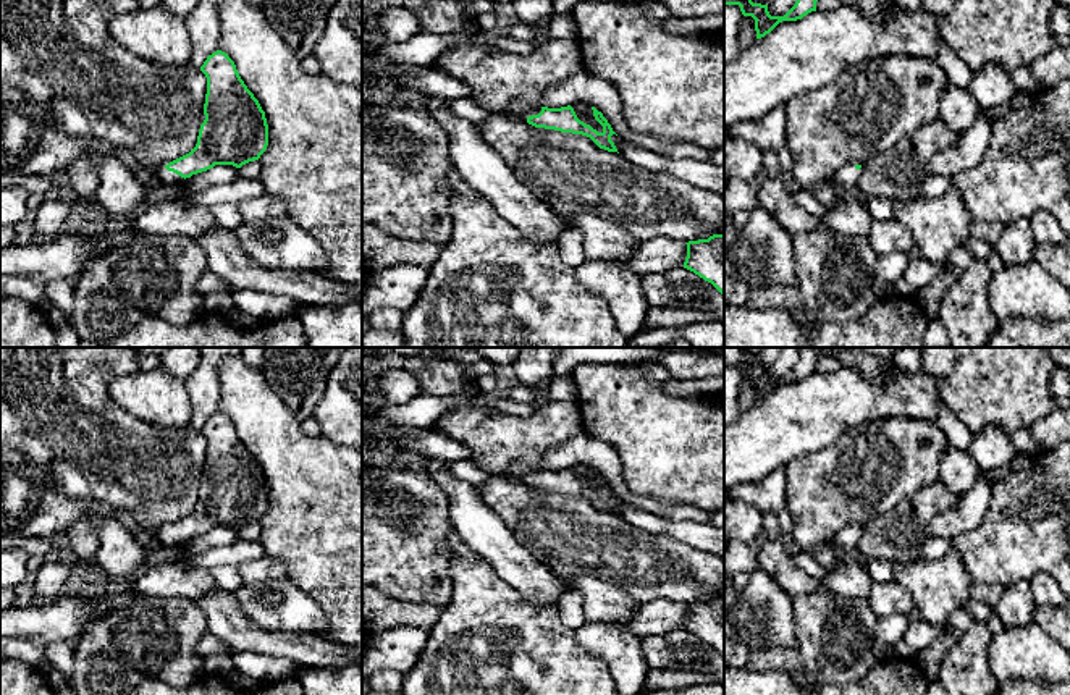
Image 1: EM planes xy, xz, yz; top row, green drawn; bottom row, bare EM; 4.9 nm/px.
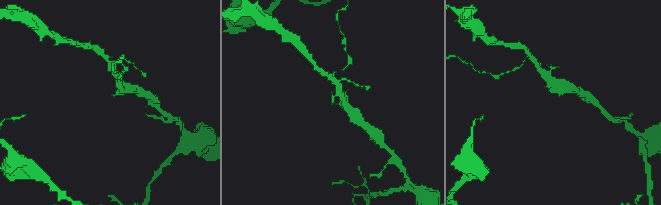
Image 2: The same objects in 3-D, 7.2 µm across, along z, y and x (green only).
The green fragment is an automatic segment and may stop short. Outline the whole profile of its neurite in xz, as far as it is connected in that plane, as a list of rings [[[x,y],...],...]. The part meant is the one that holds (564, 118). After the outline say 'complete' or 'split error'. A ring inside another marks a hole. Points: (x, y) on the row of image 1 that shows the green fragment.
[[[512,100],[509,103],[509,110],[535,128],[582,134],[590,137],[600,149],[605,149],[608,152],[617,152],[614,142],[611,141],[611,136],[616,133],[613,131],[603,113],[598,112],[595,107],[592,107],[592,110],[595,120],[603,126],[601,133],[593,129],[590,124],[580,121],[571,105],[561,108],[540,108],[529,107],[522,100]]] | split error

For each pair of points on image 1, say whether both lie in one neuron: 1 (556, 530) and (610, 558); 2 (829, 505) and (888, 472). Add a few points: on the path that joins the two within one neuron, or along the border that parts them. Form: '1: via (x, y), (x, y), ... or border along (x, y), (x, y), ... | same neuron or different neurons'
1: via (569, 535), (597, 545) | same neuron
2: via (844, 490), (865, 472), (873, 472) | same neuron

